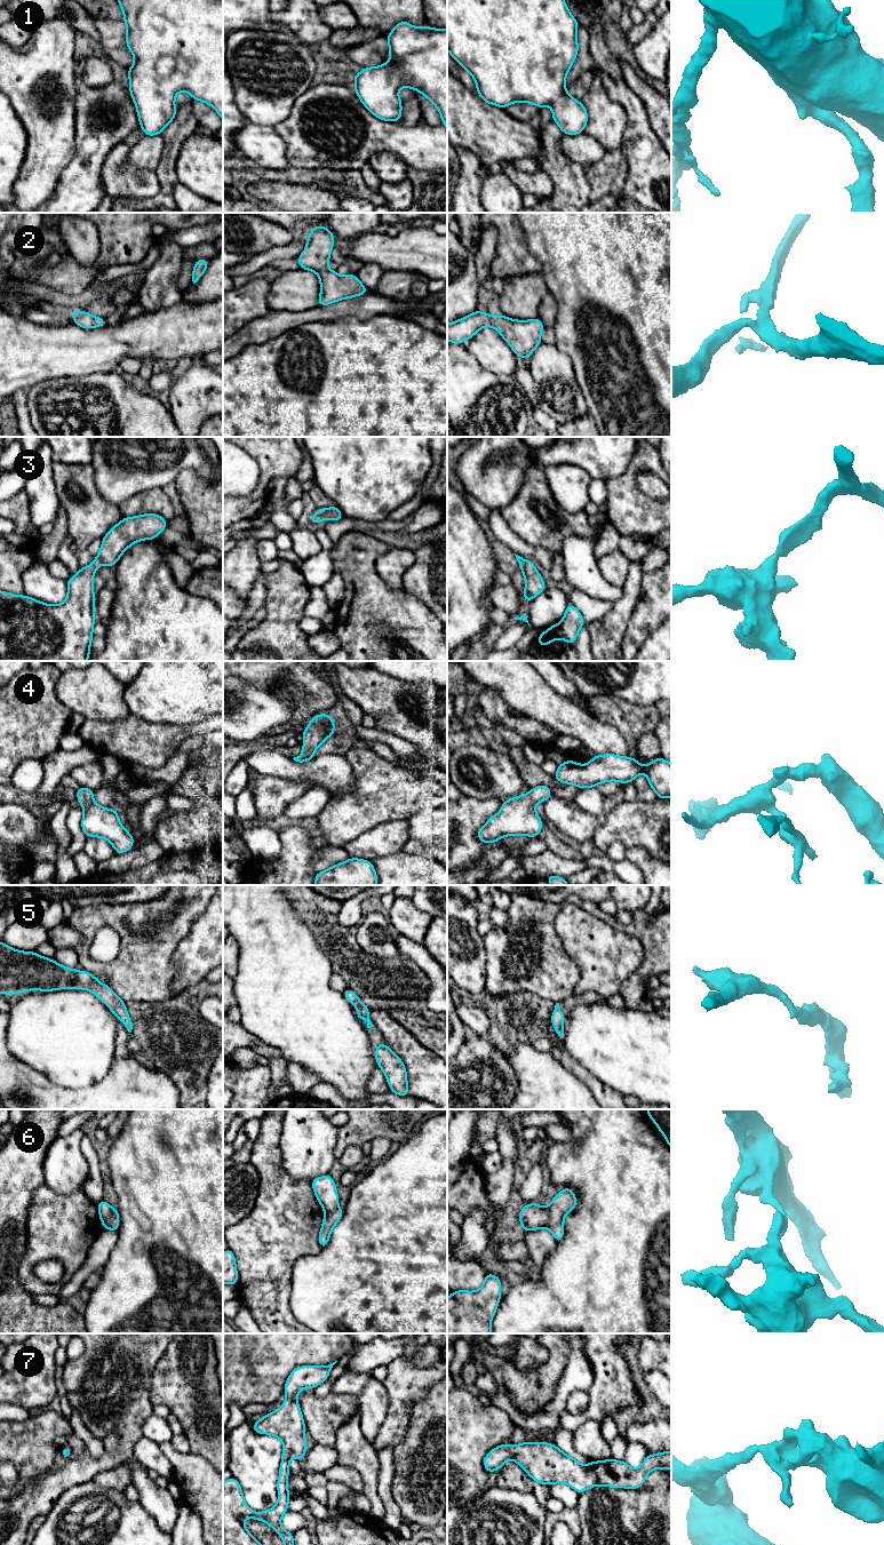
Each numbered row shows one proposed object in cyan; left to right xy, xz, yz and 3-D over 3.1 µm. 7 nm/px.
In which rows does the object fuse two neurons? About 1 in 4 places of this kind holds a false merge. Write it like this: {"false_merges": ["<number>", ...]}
{"false_merges": ["6"]}

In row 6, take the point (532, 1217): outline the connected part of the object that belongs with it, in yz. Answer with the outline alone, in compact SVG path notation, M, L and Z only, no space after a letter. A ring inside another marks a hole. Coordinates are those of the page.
M536 1202L525 1204L518 1215L523 1232L537 1231L547 1227L549 1218L549 1206L540 1206Z

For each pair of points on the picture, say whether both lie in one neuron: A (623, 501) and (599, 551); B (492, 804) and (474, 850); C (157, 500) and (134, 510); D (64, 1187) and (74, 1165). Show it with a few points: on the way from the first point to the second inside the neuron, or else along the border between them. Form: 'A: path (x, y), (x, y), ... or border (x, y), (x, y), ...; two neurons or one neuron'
A: border (608, 518), (621, 534); two neurons
B: path (480, 815), (470, 826), (470, 838); one neuron
C: path (151, 501), (140, 504); one neuron
D: path (64, 1181), (64, 1176), (69, 1171); one neuron

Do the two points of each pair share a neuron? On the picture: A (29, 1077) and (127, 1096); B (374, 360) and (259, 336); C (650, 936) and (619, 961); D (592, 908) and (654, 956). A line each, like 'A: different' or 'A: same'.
A: same
B: different
C: different
D: same

